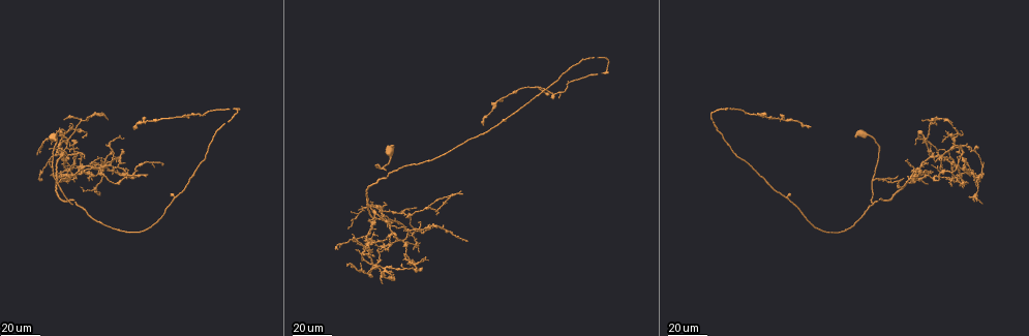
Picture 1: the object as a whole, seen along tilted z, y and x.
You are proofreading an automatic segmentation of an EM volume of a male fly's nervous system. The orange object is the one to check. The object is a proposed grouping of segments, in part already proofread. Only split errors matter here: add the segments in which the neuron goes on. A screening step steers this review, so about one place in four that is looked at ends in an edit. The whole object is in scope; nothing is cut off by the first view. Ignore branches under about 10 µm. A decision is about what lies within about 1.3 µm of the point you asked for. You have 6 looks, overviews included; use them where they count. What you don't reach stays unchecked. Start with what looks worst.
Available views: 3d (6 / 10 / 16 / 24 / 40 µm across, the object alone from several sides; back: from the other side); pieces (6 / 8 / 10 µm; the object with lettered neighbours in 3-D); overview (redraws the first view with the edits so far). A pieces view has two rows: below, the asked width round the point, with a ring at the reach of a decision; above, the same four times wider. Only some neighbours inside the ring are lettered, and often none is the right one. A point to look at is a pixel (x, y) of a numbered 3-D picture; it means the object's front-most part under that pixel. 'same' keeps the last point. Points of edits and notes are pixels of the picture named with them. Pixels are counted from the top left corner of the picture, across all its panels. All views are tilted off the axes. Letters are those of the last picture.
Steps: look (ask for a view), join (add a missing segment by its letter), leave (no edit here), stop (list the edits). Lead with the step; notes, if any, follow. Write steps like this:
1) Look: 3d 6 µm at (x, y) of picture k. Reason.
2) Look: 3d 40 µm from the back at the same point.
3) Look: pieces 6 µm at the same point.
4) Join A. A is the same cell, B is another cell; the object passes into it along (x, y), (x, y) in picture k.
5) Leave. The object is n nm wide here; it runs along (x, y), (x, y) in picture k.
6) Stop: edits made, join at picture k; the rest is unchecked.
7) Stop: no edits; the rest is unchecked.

Look: 3d 40 µm at (347, 265) of picture 1. Thin end.

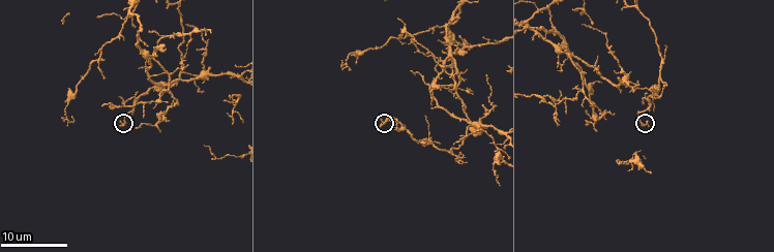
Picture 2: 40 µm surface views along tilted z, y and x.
Look: pieces 8 µm at (648, 123) of picture 2.

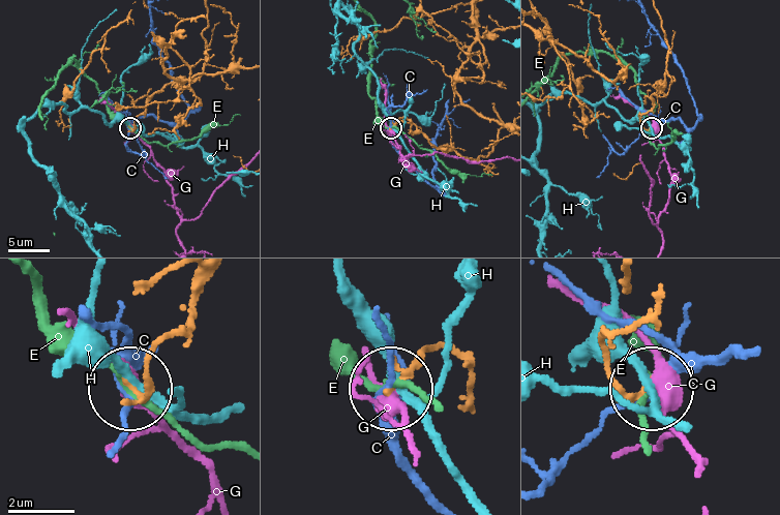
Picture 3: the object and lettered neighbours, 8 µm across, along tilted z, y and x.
Leave. The object is 160 nm wide here; C, E, G and H are other cells; none of them fits.

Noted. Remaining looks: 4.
Look: 3d 40 µm at (876, 180) of picture 1. An open end.

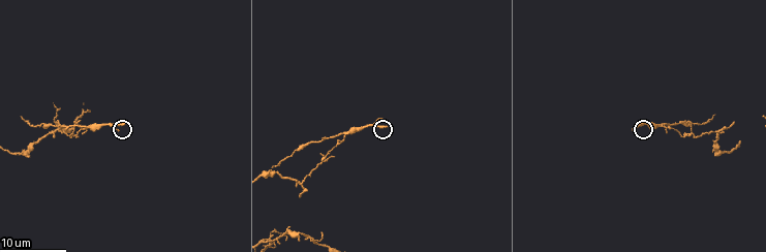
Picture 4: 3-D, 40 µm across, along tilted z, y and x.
Look: pieces 6 µm at (639, 123) of picture 4.

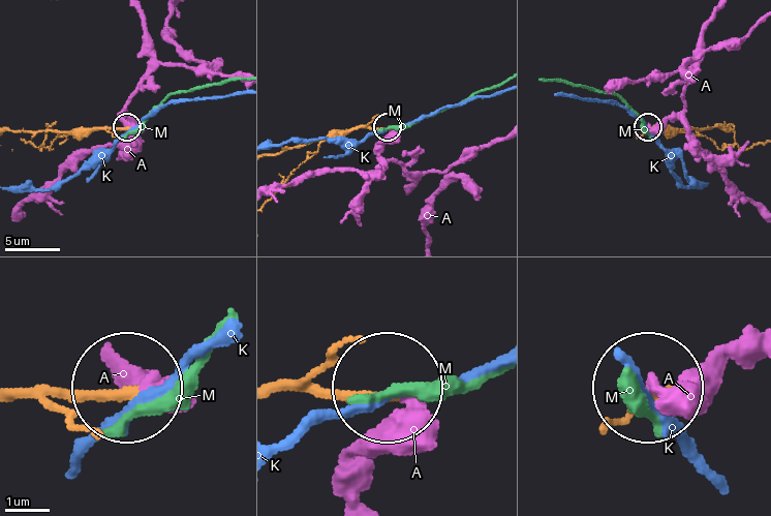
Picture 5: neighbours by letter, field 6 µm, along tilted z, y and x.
Leave. A, K and M are other cells; none of them fits.

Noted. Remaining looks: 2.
Look: 3d 24 µm at (951, 142) of picture 1.

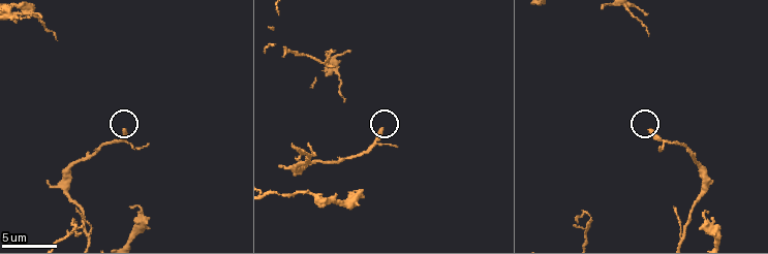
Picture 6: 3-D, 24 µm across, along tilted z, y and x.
Look: pieces 10 µm at (379, 132) of picture 6.

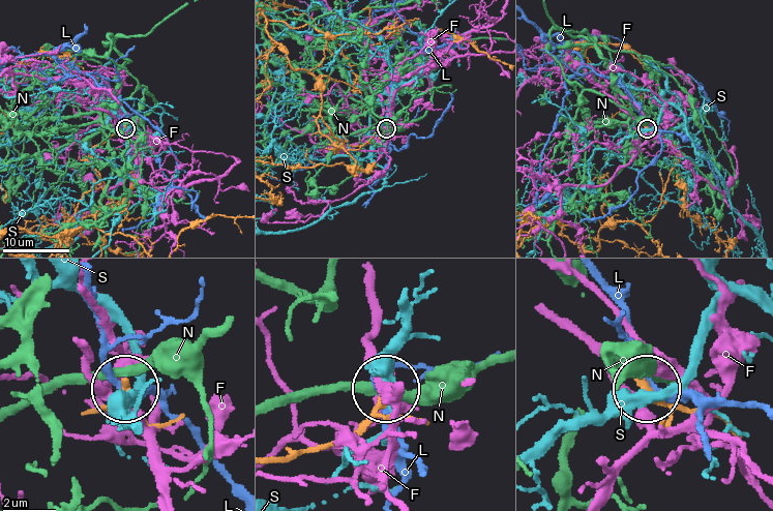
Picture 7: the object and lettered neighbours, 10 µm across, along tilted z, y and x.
Leave. F, L, N and S are other cells; no lettered segment goes on from it.

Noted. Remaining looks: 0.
Stop: no edits; the rest is unchecked.

